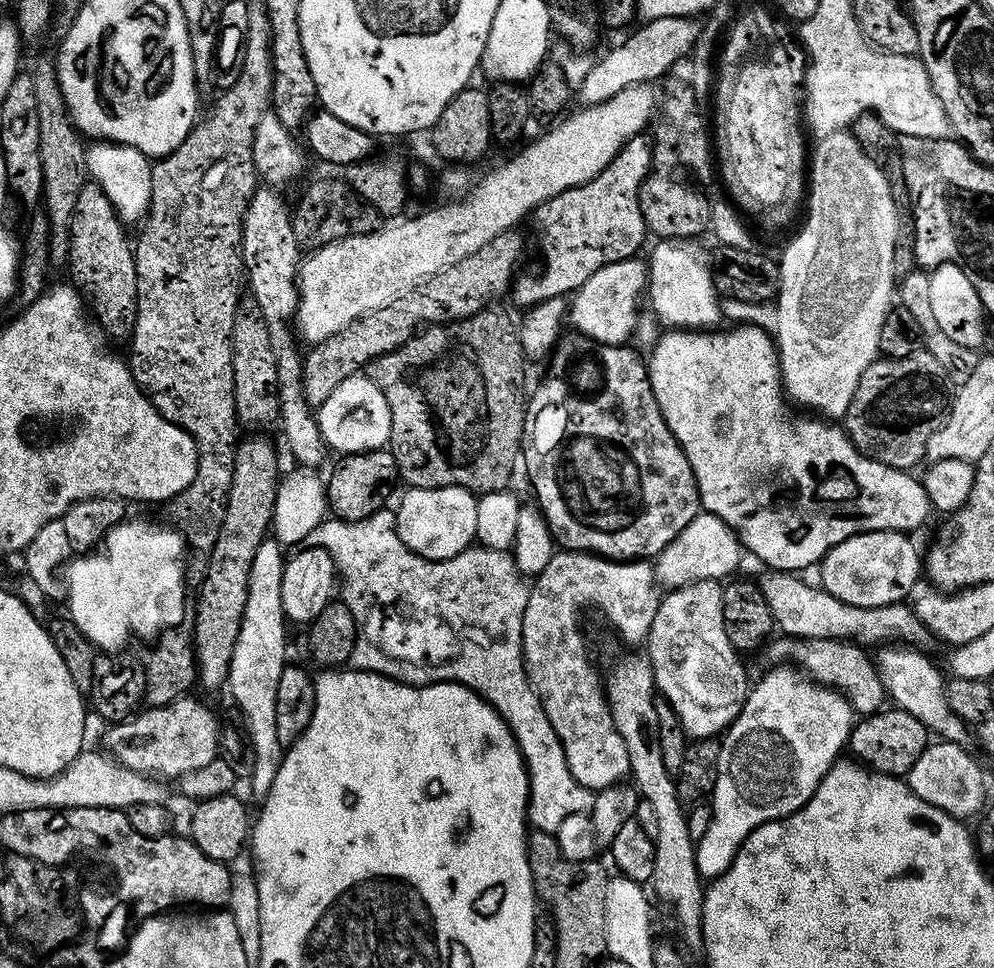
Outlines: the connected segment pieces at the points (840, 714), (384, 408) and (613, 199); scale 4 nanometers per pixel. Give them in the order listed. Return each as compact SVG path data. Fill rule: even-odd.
M776 666L773 667L766 676L762 677L760 681L751 685L746 702L742 706L740 715L723 733L720 743L720 753L718 754L716 768L718 770L718 782L714 782L714 790L710 797L712 805L712 821L706 834L702 834L702 838L695 841L696 845L696 865L700 871L701 877L715 878L723 876L724 871L732 865L732 860L736 856L736 851L742 846L742 842L746 842L746 838L758 826L762 826L771 820L780 820L784 816L794 814L804 805L807 800L814 794L814 790L822 782L822 778L830 771L832 765L836 763L840 752L845 751L846 745L849 743L852 730L854 727L854 709L848 703L848 697L841 694L837 689L829 688L825 685L817 683L815 680L809 678L803 671L797 670L792 666Z
M357 374L342 381L338 390L334 390L334 394L319 405L318 412L321 438L329 449L333 448L339 454L372 452L387 445L392 429L390 406L382 390L374 386L367 374Z
M648 134L630 138L620 147L620 153L590 182L574 186L537 206L531 220L533 219L533 226L540 231L536 236L540 243L540 260L532 260L526 266L524 264L515 273L510 289L510 299L512 298L514 303L521 304L524 310L529 310L543 300L575 293L576 289L584 285L586 278L590 278L590 274L597 270L602 270L602 266L610 262L633 259L639 253L636 251L639 250L644 236L646 237L640 209L640 188L652 169L653 145L653 137Z

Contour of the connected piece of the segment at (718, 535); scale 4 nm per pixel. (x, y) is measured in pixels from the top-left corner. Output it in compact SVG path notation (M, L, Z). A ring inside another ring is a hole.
M702 510L684 527L682 534L674 538L674 542L660 551L660 555L655 557L654 567L659 583L663 587L665 584L668 590L684 588L696 580L720 582L735 573L732 571L740 564L740 552L742 545L736 533L726 526L726 522L722 522L722 518Z

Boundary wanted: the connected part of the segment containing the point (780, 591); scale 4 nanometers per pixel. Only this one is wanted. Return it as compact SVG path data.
M770 570L759 585L771 608L773 623L783 635L795 639L843 639L855 640L863 645L892 642L898 638L901 643L924 646L932 640L931 632L916 616L907 603L887 604L882 607L856 607L834 598L823 588L810 586L795 573Z

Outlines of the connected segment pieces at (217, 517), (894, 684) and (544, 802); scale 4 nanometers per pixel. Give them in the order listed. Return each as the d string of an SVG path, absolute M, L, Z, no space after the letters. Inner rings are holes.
M249 3L250 26L246 30L246 46L244 47L244 61L242 70L238 78L228 88L223 89L216 100L208 117L201 119L192 125L181 144L174 149L168 156L161 156L152 166L152 198L148 203L148 215L143 221L144 229L140 232L140 237L134 240L134 251L137 268L137 314L136 321L133 322L130 343L132 342L132 360L130 367L134 382L140 386L141 392L147 396L148 400L172 424L177 424L182 430L191 434L196 443L196 453L198 454L198 466L194 474L194 482L186 486L172 500L167 501L168 516L171 527L175 528L184 537L187 547L192 548L201 554L212 551L214 542L218 538L218 530L222 530L222 518L226 518L226 502L230 494L230 482L234 478L234 458L236 457L236 446L238 435L238 421L236 419L236 403L234 402L234 366L232 365L232 331L238 313L242 294L240 294L240 283L243 285L246 280L245 268L243 264L243 222L244 215L248 213L248 204L252 200L253 194L258 187L258 177L254 166L254 130L258 122L262 122L264 116L269 115L272 107L272 83L274 82L274 70L272 69L272 27L268 21L268 11L264 9L263 3Z
M884 646L879 650L881 650L880 653L875 653L874 663L878 669L880 681L884 683L884 691L892 700L891 703L901 708L903 712L914 714L914 718L918 718L928 727L929 733L936 735L937 732L940 735L937 737L941 741L964 744L969 739L970 732L965 721L957 715L952 703L948 701L945 673L938 672L932 665L931 658L923 656L920 653L923 651L915 650L913 647Z
M381 510L375 512L373 516L368 516L364 520L359 520L351 524L345 520L335 518L325 518L316 528L310 530L306 539L307 547L325 548L330 554L330 558L336 564L339 583L344 588L343 603L347 606L354 606L354 600L358 600L355 615L364 616L370 611L366 604L368 600L374 601L377 606L392 606L398 600L396 590L396 578L394 578L394 562L404 562L404 566L418 566L412 568L416 570L414 574L408 574L408 581L414 582L412 590L407 591L406 600L410 606L415 608L416 618L422 622L418 626L408 626L408 628L398 628L404 634L408 632L406 638L388 640L390 648L383 653L377 647L369 647L368 658L361 660L359 667L367 671L379 672L380 675L390 676L393 680L401 681L406 685L420 687L426 684L436 683L456 683L464 684L472 692L476 692L482 699L508 723L508 729L516 740L520 748L520 753L524 759L524 764L528 768L528 820L536 826L547 826L555 830L566 818L575 812L588 812L592 807L593 789L582 786L570 774L570 766L566 762L566 754L554 726L550 726L550 718L546 718L544 707L540 701L540 696L532 688L532 683L528 680L528 672L525 670L524 662L524 639L522 638L522 618L526 614L526 602L528 601L529 581L522 575L516 565L511 551L487 546L469 546L454 558L449 560L423 560L418 554L414 554L404 545L402 538L398 538L396 533L396 513L395 511ZM374 546L390 546L390 550L396 550L394 554L386 554L392 560L390 562L390 576L382 574L372 574L374 570L370 568L376 556L362 554L366 550L374 550Z

